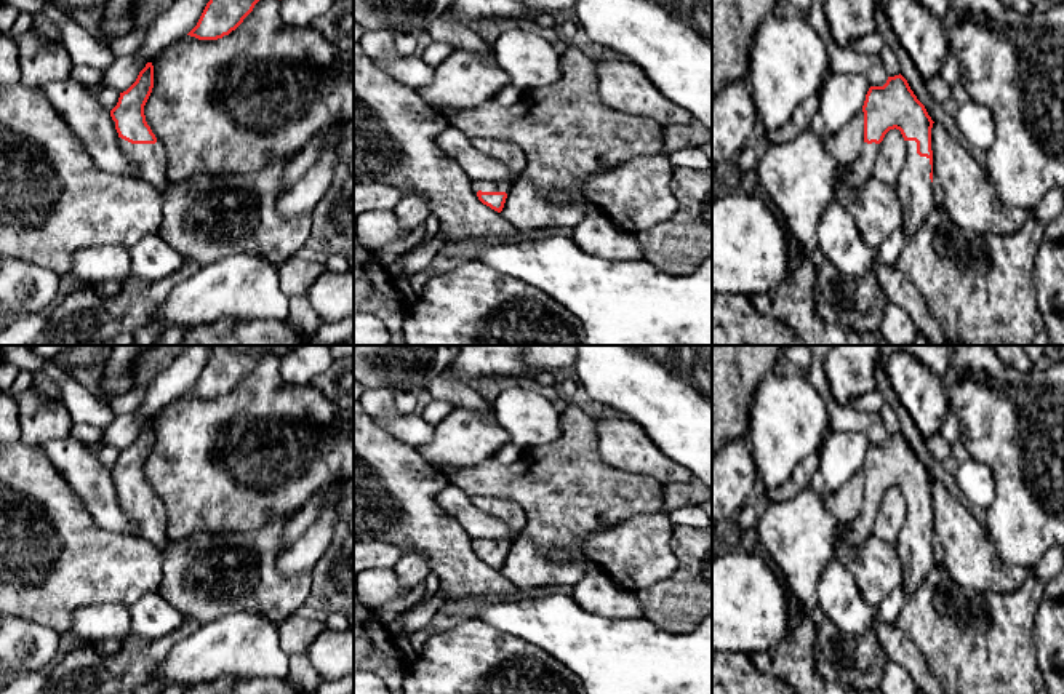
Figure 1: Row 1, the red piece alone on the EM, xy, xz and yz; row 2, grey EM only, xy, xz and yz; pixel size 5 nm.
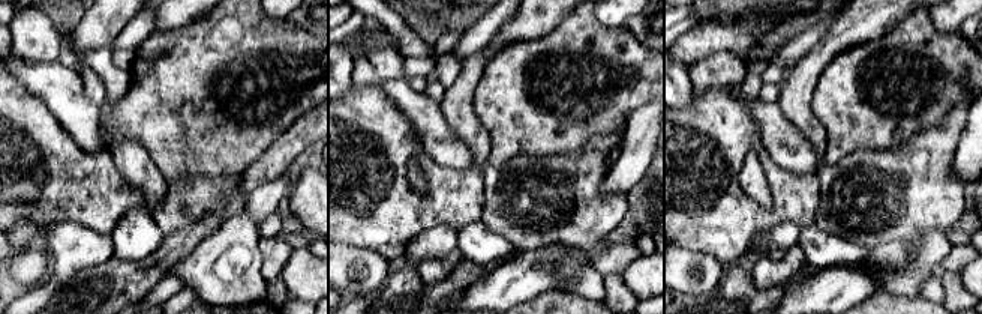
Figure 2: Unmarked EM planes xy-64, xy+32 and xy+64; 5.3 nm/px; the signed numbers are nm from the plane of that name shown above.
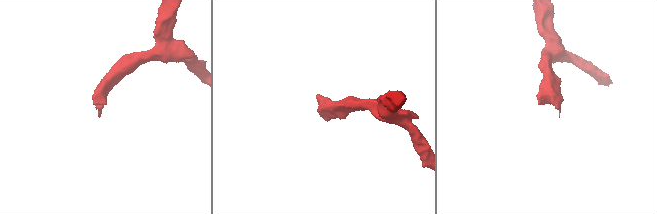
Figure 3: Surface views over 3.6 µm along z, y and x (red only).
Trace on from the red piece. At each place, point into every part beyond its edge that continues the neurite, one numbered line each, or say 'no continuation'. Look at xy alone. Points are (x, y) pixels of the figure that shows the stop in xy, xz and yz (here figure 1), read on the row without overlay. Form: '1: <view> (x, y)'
1: xy (149, 518)

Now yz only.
1: yz (860, 530)
2: yz (914, 547)

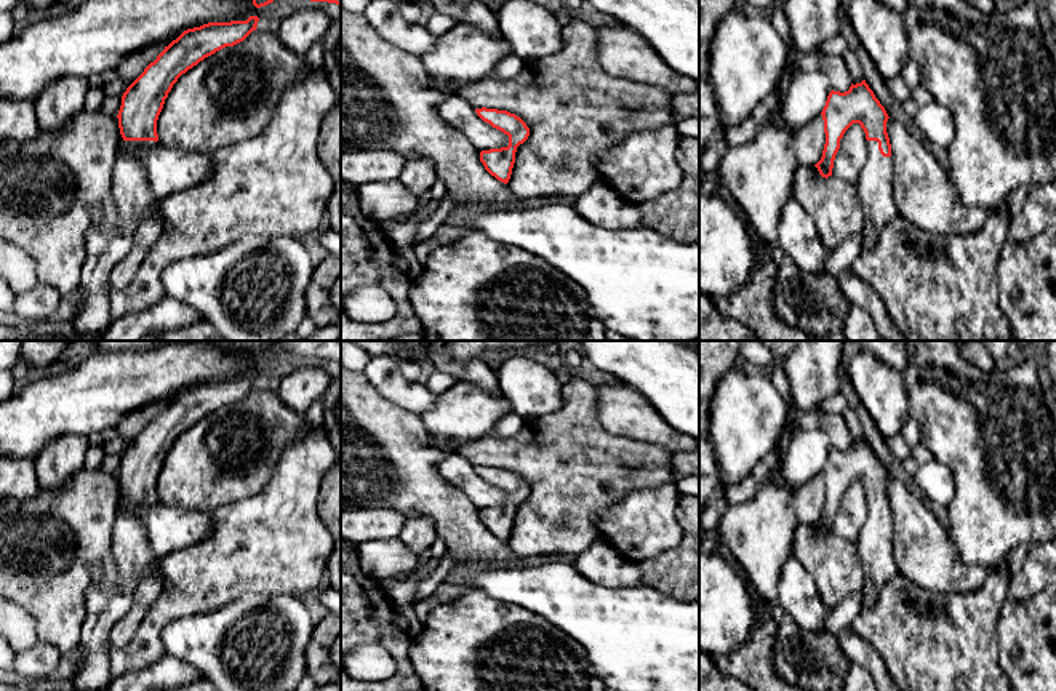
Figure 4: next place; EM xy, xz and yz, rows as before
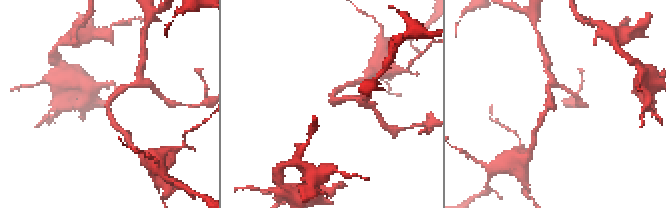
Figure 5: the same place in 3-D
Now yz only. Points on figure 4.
1: yz (876, 541)

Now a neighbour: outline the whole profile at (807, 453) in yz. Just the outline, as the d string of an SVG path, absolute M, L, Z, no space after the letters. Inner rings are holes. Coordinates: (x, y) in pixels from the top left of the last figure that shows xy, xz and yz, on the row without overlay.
M826 429L798 430L782 459L779 480L798 489L822 470L830 449Z

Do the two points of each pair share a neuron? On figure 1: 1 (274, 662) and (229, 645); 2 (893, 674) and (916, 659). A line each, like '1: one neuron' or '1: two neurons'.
1: one neuron
2: two neurons

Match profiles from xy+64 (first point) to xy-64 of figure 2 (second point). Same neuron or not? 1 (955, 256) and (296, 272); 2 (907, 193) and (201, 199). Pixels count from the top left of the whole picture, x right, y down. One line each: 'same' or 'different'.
1: different
2: same

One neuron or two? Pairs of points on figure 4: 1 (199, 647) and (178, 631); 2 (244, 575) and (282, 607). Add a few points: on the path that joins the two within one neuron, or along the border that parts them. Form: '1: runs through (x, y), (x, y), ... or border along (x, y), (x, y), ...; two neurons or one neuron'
1: runs through (194, 642), (183, 635); one neuron
2: border along (304, 599), (284, 594), (242, 594), (231, 603); two neurons

